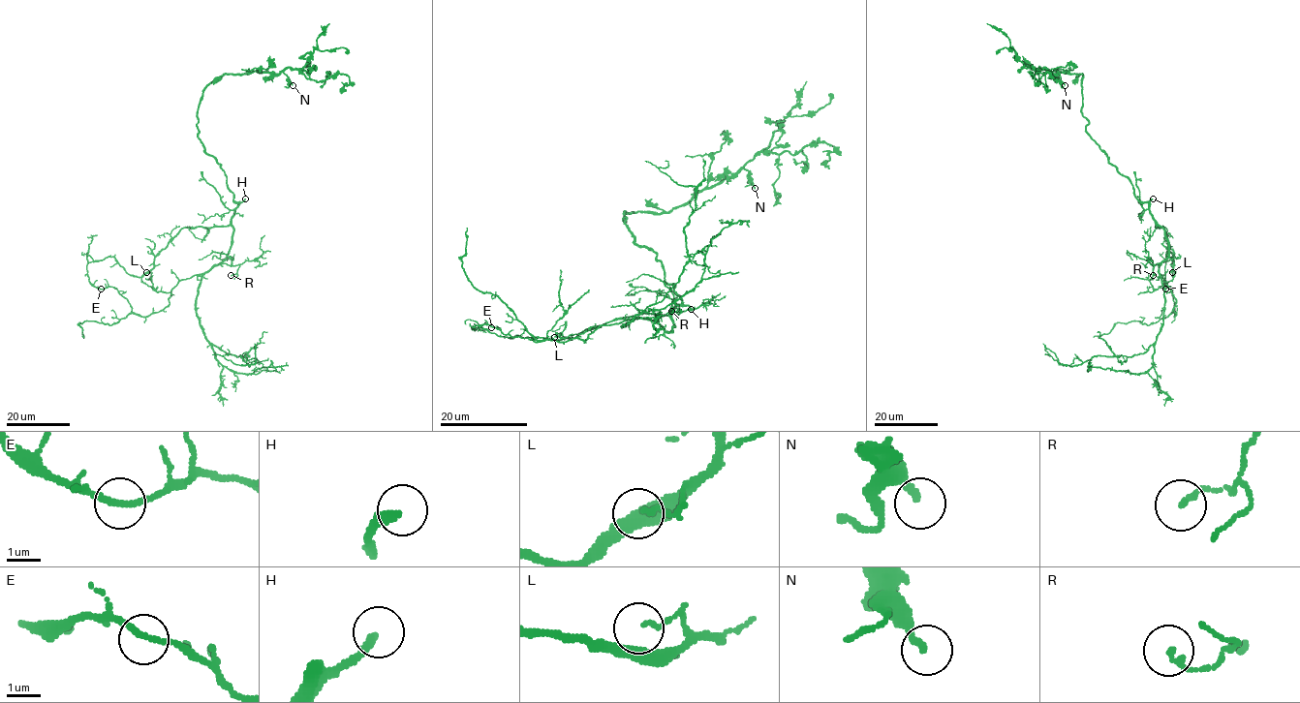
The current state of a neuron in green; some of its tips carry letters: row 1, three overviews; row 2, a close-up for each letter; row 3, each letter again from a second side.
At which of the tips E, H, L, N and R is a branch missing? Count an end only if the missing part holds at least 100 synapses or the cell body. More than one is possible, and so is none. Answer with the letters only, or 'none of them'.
H

